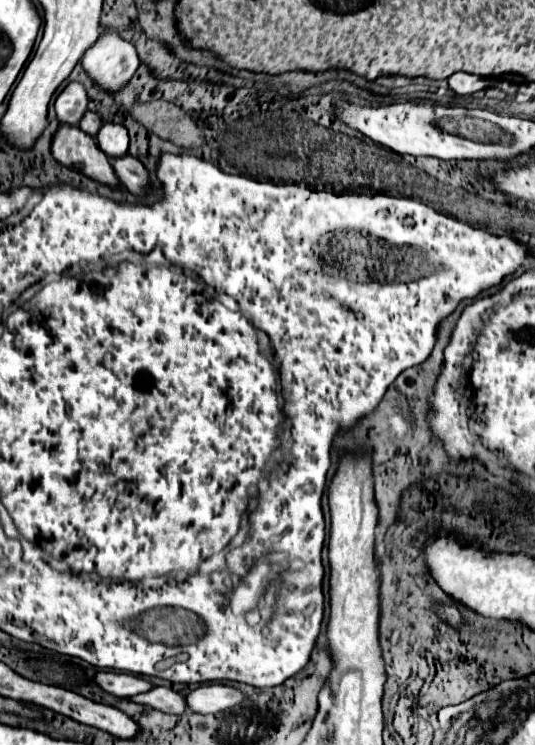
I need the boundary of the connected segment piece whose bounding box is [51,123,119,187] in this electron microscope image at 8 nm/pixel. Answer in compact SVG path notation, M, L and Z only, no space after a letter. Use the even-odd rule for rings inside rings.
M59 125L51 141L51 155L65 167L71 167L99 183L117 185L109 157L97 147L95 139L81 131L77 125Z

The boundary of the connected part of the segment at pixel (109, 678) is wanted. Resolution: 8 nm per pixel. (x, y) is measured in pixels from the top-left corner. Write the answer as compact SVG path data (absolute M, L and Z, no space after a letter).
M99 671L97 673L97 685L101 685L105 691L117 695L117 697L135 697L139 693L149 691L155 687L143 677L131 675L131 673L119 673L119 671Z

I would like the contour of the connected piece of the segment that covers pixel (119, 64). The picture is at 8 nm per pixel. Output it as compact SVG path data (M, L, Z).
M101 27L99 39L85 51L85 55L81 59L81 65L89 73L89 77L109 91L119 91L133 77L139 63L141 61L139 61L135 45L131 41L123 39L117 29L103 29L103 27Z

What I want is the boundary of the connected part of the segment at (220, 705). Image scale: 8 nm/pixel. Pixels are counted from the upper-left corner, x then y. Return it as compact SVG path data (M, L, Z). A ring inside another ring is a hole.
M207 683L199 685L195 691L187 695L187 705L191 711L207 715L207 713L221 713L227 709L233 709L241 703L249 701L245 693L241 693L237 687L223 685L223 683Z

